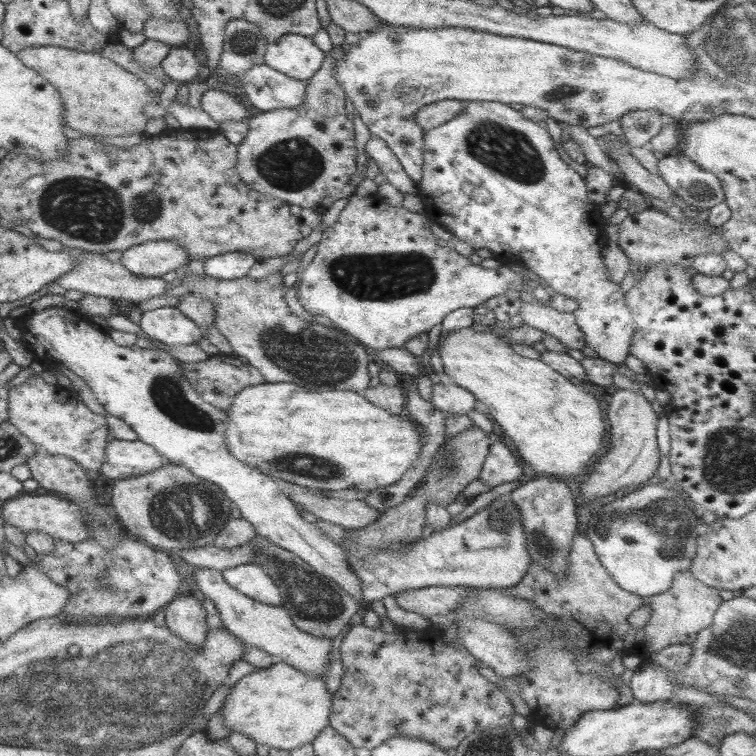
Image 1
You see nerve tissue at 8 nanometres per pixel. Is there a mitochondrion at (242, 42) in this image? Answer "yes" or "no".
yes

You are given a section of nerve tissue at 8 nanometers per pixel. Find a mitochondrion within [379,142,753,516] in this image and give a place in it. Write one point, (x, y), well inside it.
(702, 192)

